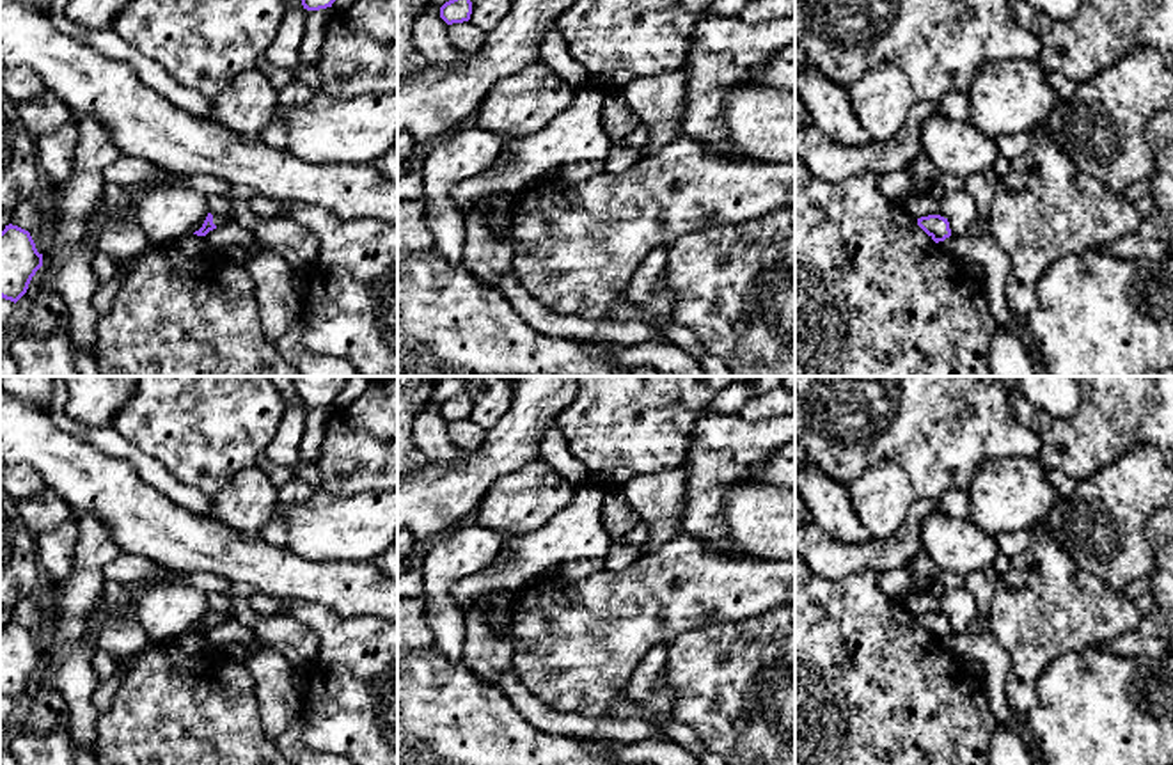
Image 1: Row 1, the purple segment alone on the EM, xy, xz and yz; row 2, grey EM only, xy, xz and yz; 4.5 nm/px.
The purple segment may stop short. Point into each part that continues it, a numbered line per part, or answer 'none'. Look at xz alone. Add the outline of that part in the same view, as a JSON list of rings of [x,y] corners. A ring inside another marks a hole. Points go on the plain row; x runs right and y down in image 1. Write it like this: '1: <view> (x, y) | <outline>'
none

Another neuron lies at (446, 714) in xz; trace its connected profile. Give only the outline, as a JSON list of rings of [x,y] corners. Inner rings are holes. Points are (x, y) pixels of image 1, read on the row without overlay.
[[[428,648],[413,651],[398,650],[398,765],[648,765],[648,763],[621,763],[614,758],[596,753],[587,740],[538,730],[515,706],[515,703],[499,685],[483,682],[463,660],[453,662],[444,655],[440,655],[435,648]]]

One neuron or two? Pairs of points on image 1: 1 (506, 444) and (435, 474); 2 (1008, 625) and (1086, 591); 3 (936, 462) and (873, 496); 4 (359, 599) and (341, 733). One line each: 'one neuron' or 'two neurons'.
1: one neuron
2: one neuron
3: two neurons
4: two neurons

